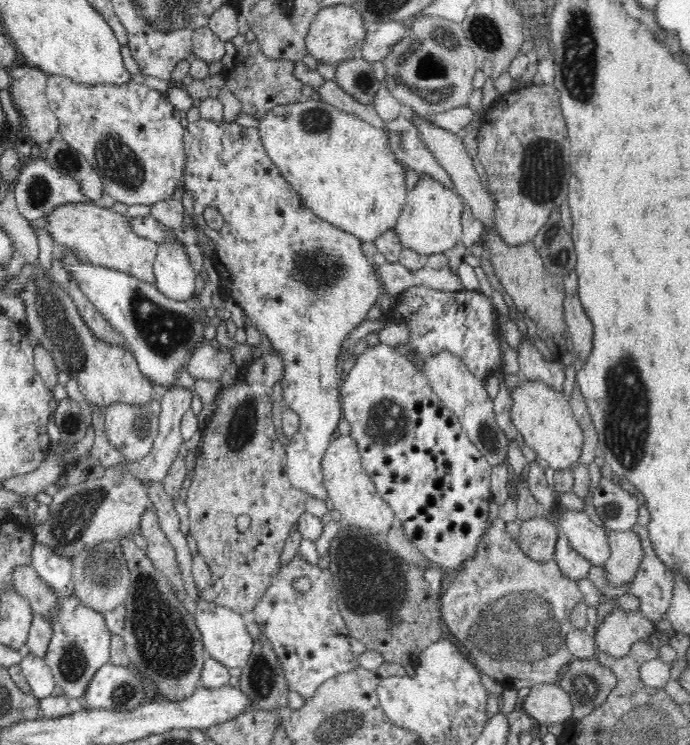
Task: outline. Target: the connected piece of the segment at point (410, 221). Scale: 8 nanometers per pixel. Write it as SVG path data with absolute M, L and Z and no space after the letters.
M426 175L420 176L418 184L407 189L404 208L402 208L393 230L398 235L400 246L410 247L420 255L428 256L461 245L465 202L455 190L444 187L438 180Z

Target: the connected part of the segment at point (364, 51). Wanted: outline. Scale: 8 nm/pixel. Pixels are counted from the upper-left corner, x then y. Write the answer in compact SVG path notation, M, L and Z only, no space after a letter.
M366 22L366 36L358 56L369 63L383 62L390 48L410 34L406 22Z

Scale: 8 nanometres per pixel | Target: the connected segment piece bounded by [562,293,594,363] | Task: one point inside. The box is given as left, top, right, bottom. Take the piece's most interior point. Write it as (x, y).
(580, 328)

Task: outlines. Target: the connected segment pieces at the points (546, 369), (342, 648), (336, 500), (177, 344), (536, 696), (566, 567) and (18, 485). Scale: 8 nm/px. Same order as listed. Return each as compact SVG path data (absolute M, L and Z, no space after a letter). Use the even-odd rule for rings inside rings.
M525 335L519 346L517 354L519 362L519 374L527 380L540 380L545 382L552 390L563 392L564 380L564 364L560 359L548 361L544 356L532 345Z
M298 553L288 564L279 568L249 616L272 644L289 689L297 692L303 700L311 698L326 680L359 667L358 658L349 642L351 634L346 621L340 613L340 607L330 596L334 590L328 588L334 586L332 580L334 578L329 568L322 569L318 563L308 564ZM300 576L311 579L311 587L304 593L292 587L293 580Z
M350 435L334 438L322 458L322 482L327 490L327 502L340 512L341 521L366 529L372 534L385 534L396 521L392 507L382 499L372 477L362 466L362 457L356 441Z
M70 250L62 252L63 256L59 263L64 264L64 268L68 273L74 275L74 279L78 281L78 285L82 293L97 308L97 311L124 336L126 347L130 348L136 361L138 361L138 369L144 377L148 377L154 385L162 386L165 390L176 384L176 374L186 365L186 354L189 354L190 348L195 342L205 338L208 344L210 340L216 336L216 327L205 321L204 316L193 309L188 301L176 301L167 298L161 294L154 283L146 283L125 272L116 269L104 268L100 265L92 264L90 261L84 262L74 257Z
M535 684L529 695L520 700L519 707L526 711L541 729L571 721L574 706L570 694L558 684Z
M558 529L558 538L554 546L554 560L558 563L562 574L573 581L587 578L588 570L592 568L592 563L570 546L568 537L560 529Z
M51 453L48 460L44 459L34 472L6 478L2 483L4 489L16 493L19 497L27 497L26 501L29 502L50 484L58 484L58 478L64 474L63 471L60 455Z

